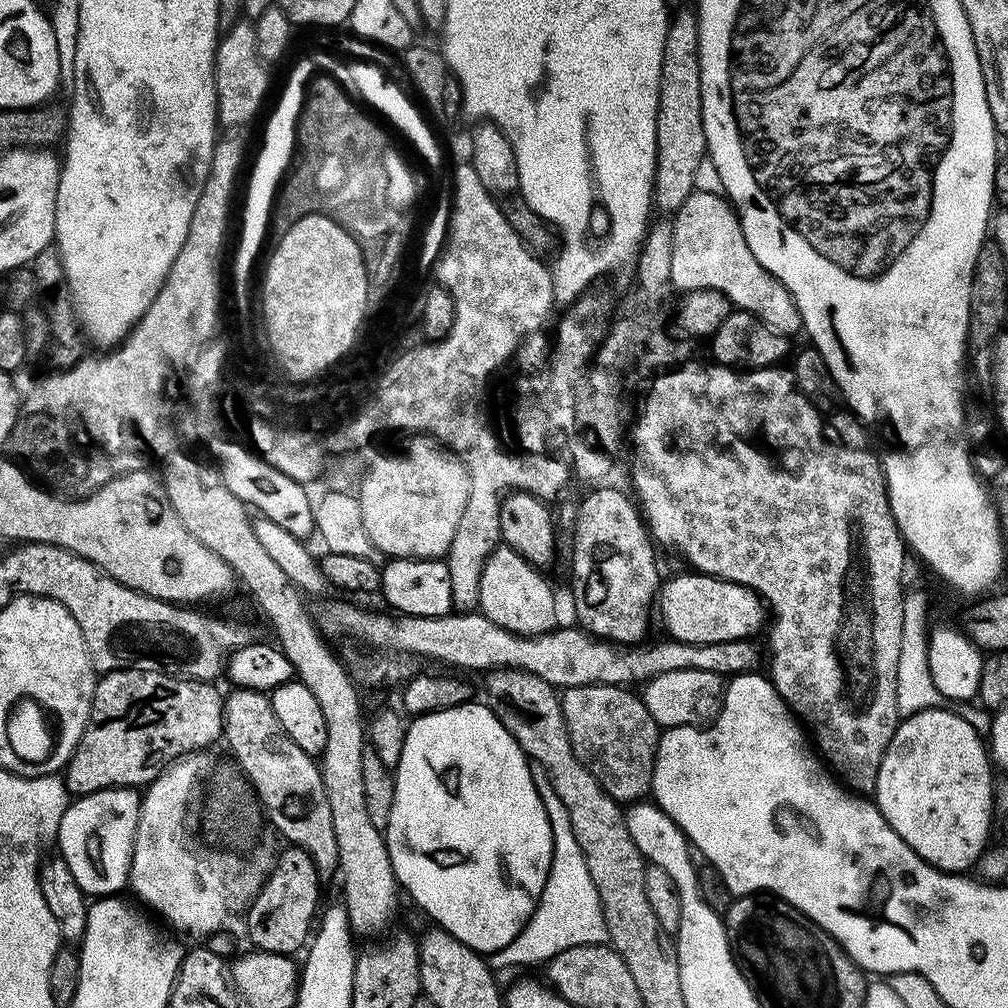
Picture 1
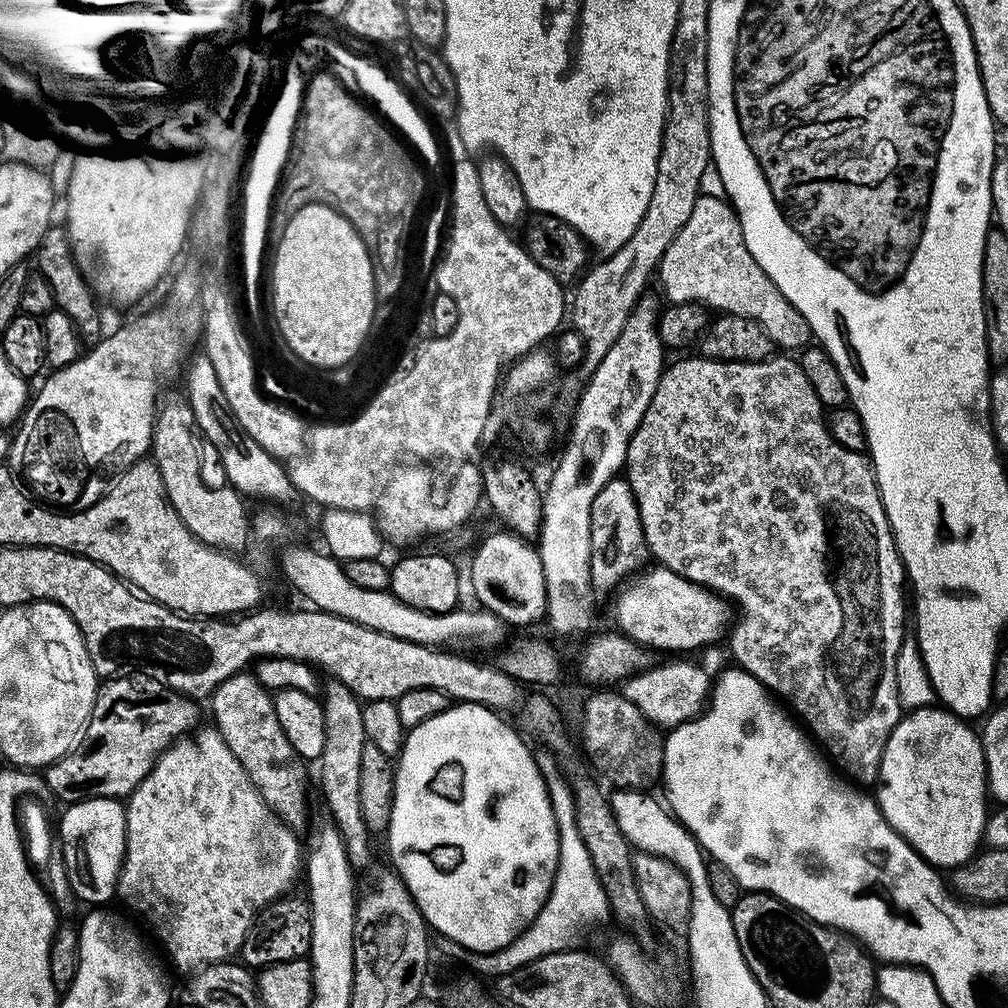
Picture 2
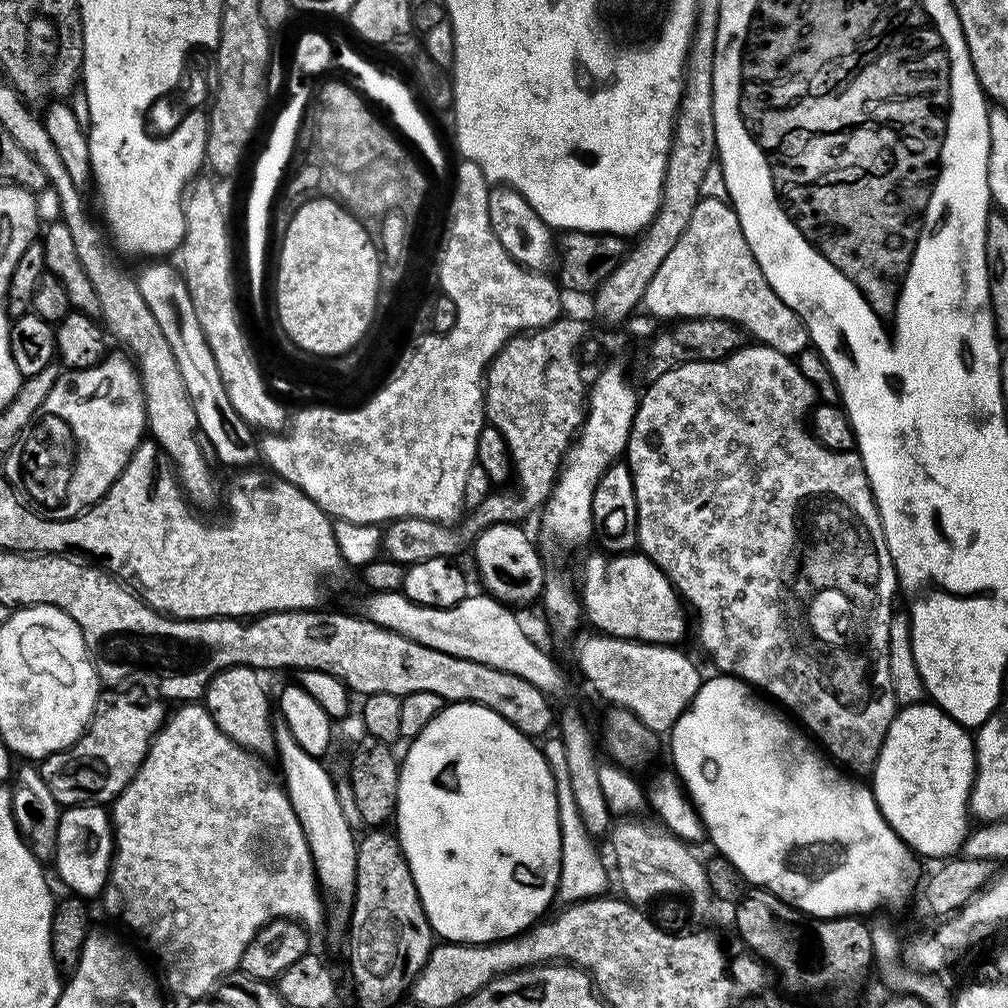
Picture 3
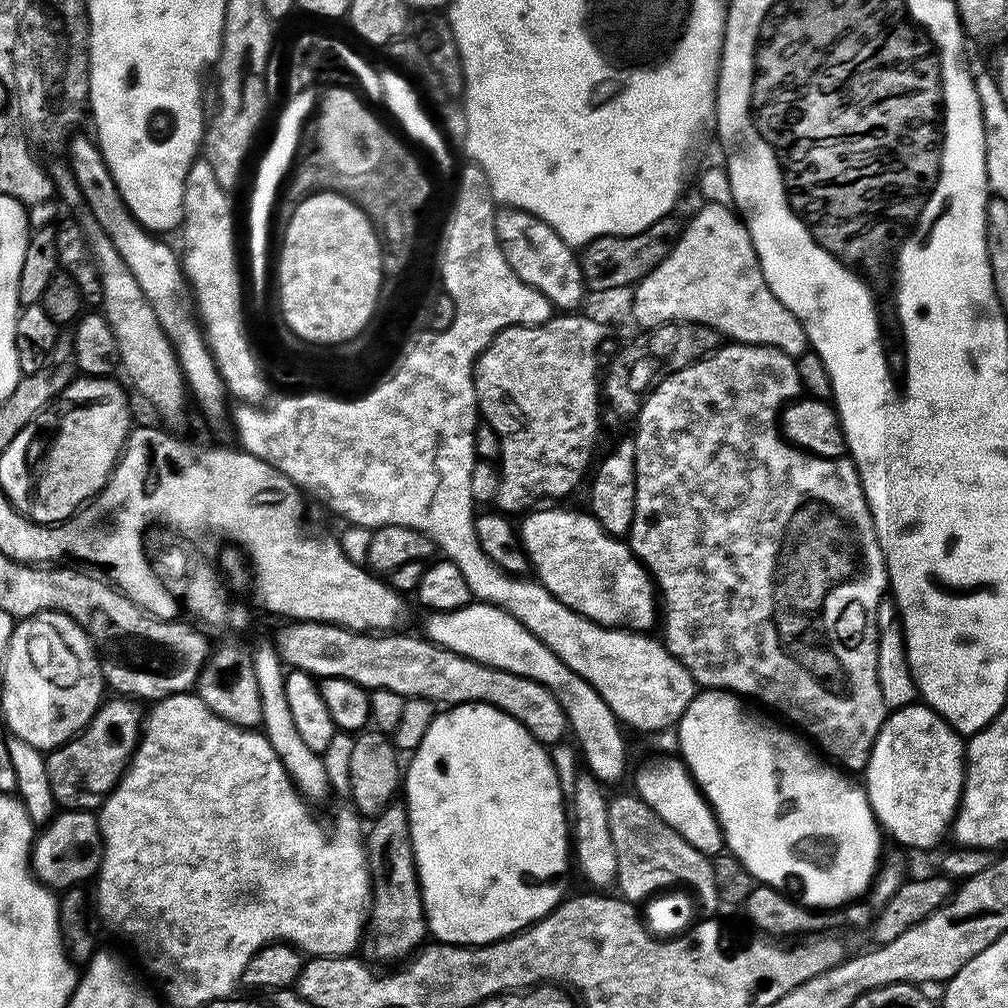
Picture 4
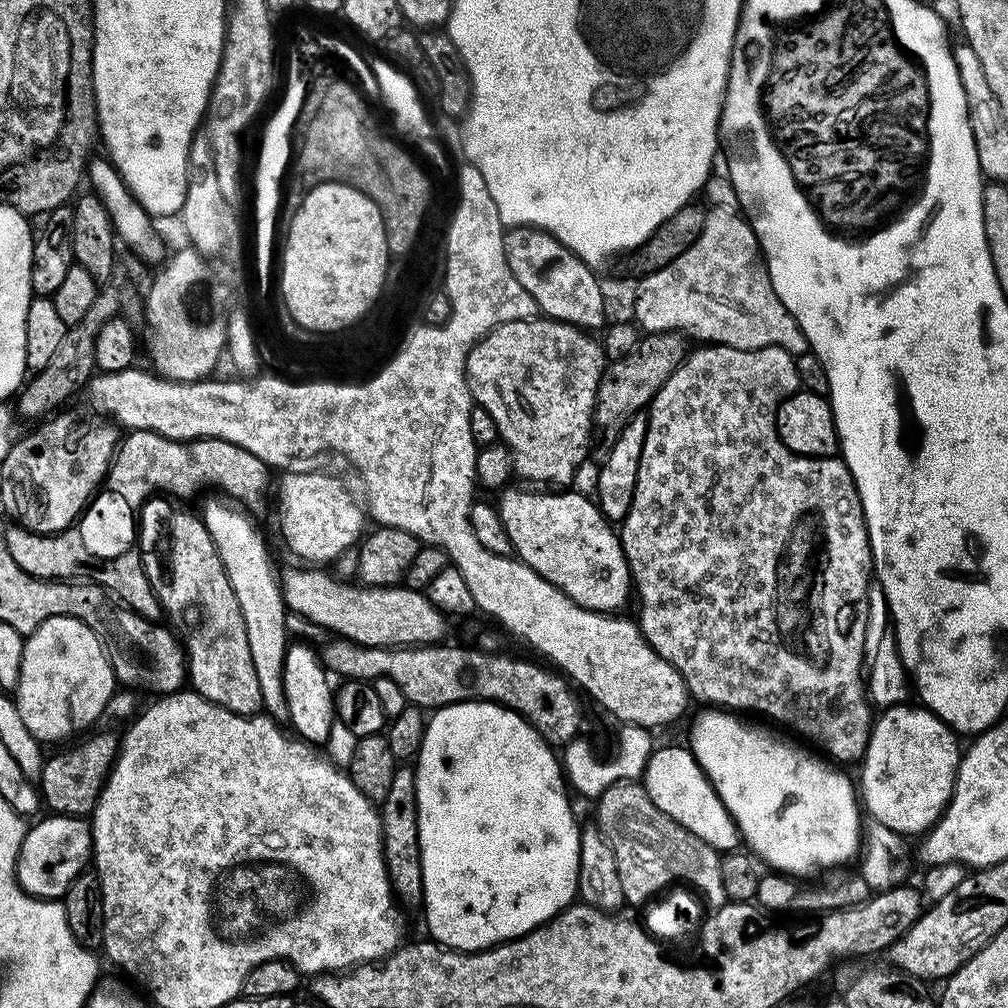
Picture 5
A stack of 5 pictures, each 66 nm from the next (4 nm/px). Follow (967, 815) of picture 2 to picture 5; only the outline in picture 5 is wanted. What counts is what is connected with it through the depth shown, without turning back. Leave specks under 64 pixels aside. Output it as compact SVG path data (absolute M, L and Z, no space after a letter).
M912 707L885 708L875 717L872 733L868 739L868 748L864 751L864 759L859 765L859 768L861 767L860 784L858 780L862 804L867 815L869 812L875 823L900 833L904 838L916 835L919 837L927 833L928 829L933 828L936 821L943 816L944 809L952 801L952 791L956 785L956 771L960 768L962 759L962 748L956 745L957 733L927 708Z

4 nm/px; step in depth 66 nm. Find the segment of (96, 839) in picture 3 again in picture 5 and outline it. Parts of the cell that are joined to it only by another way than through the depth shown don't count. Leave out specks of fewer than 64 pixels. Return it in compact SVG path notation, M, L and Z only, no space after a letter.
M48 814L37 819L36 824L27 829L24 841L20 847L20 853L16 859L16 880L24 887L24 891L30 896L39 896L42 900L60 900L68 887L78 878L80 873L89 867L93 859L92 851L92 829L83 819L74 816L62 816L59 814Z

